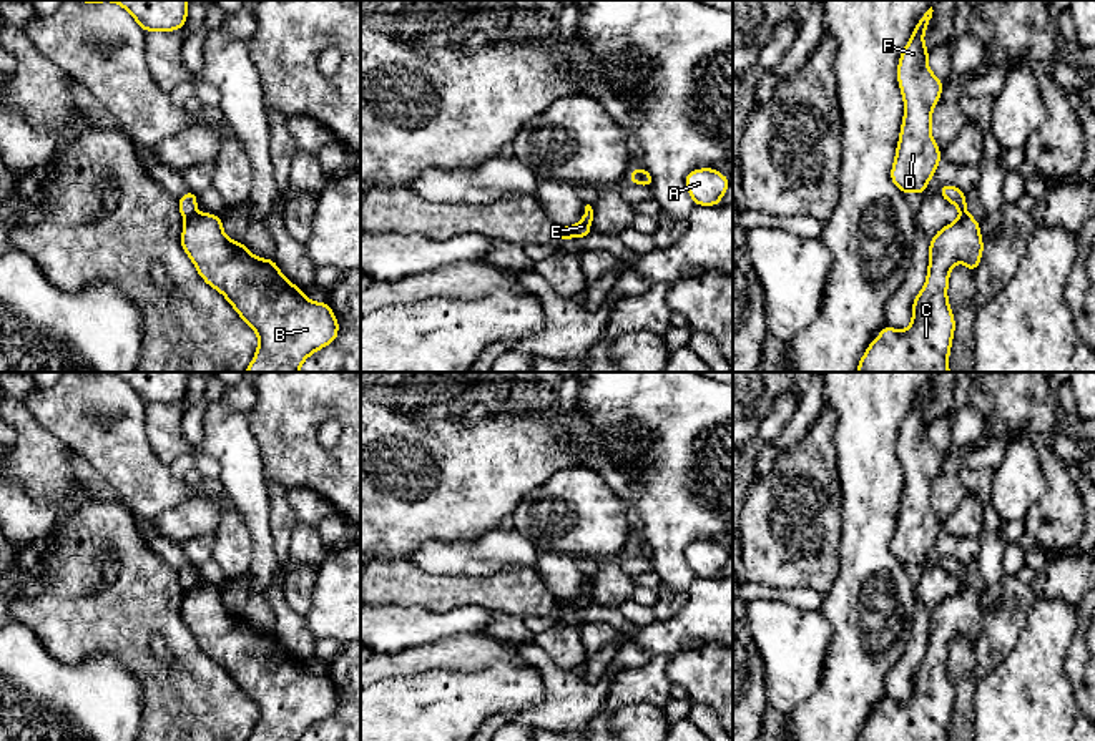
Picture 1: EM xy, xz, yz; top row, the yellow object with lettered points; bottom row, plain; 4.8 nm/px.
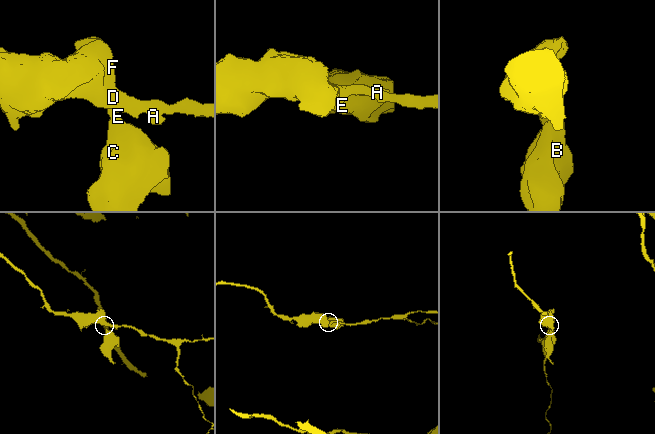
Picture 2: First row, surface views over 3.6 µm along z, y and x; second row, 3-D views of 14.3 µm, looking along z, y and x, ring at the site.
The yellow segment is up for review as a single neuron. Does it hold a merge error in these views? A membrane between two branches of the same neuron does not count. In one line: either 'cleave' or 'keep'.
cleave

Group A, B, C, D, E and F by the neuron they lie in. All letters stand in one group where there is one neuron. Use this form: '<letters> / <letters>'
A D F / B C E

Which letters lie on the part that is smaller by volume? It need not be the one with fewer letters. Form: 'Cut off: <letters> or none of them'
Cut off: B, C, E

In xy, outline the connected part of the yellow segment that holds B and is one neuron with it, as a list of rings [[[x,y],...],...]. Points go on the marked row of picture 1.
[[[196,213],[184,219],[181,248],[204,282],[219,291],[246,326],[258,334],[256,354],[244,372],[299,372],[311,354],[336,341],[339,322],[331,306],[312,302],[279,271],[273,258],[256,258],[243,243],[229,239],[219,216]]]

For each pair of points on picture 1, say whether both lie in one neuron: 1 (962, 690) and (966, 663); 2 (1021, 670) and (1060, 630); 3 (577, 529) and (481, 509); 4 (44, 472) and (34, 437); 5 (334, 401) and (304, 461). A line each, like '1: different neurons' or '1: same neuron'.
1: same neuron
2: same neuron
3: different neurons
4: same neuron
5: same neuron

